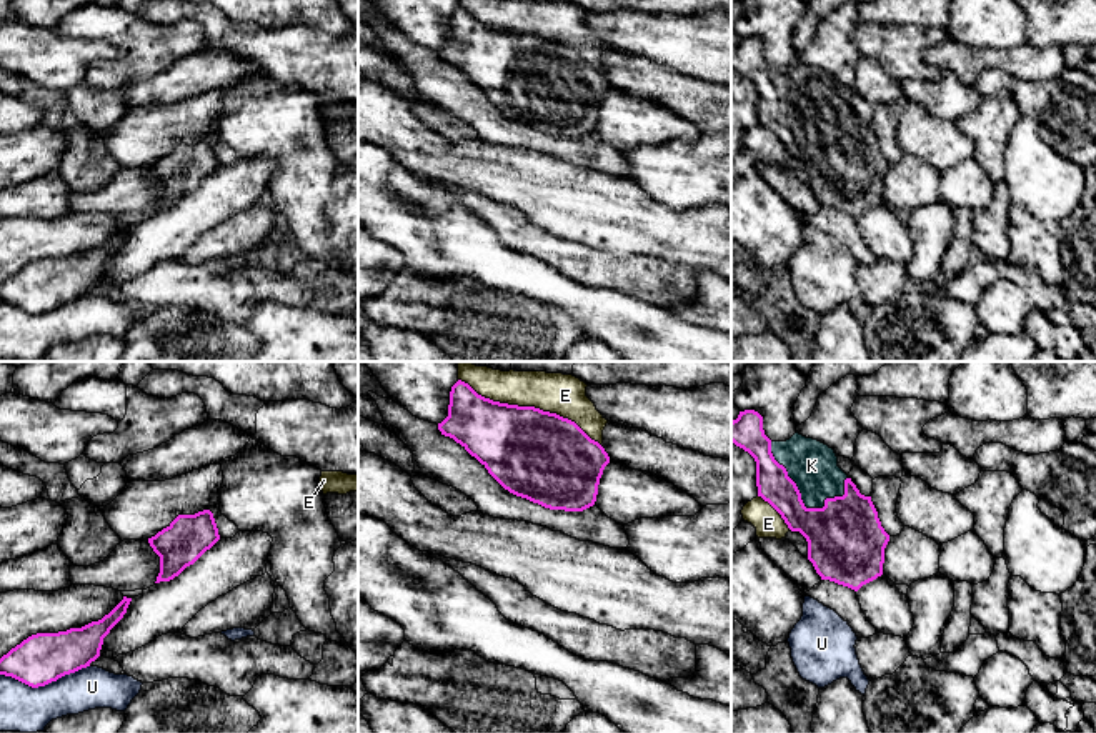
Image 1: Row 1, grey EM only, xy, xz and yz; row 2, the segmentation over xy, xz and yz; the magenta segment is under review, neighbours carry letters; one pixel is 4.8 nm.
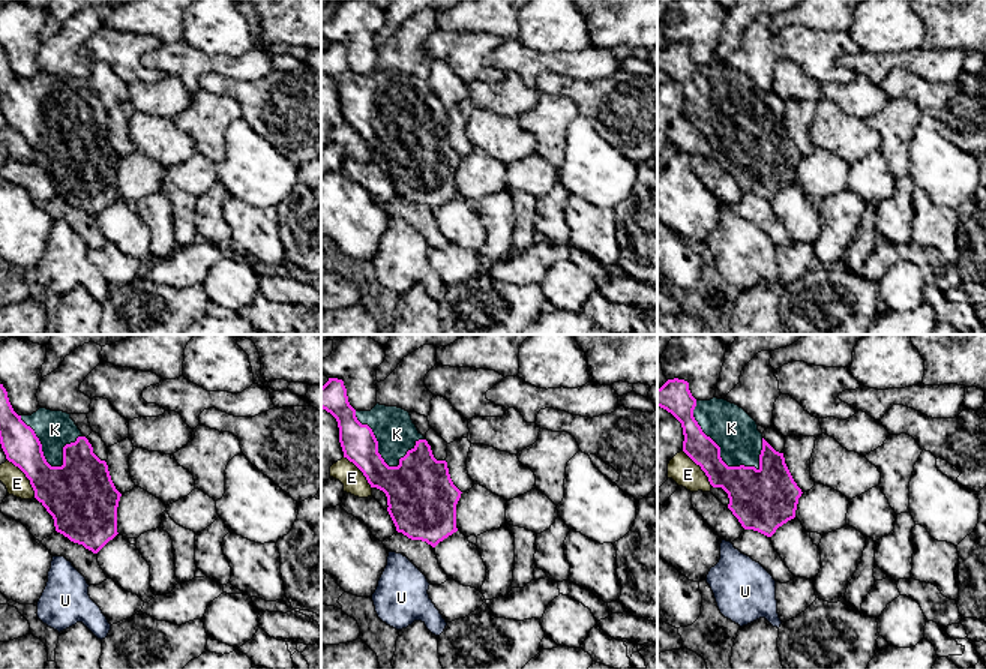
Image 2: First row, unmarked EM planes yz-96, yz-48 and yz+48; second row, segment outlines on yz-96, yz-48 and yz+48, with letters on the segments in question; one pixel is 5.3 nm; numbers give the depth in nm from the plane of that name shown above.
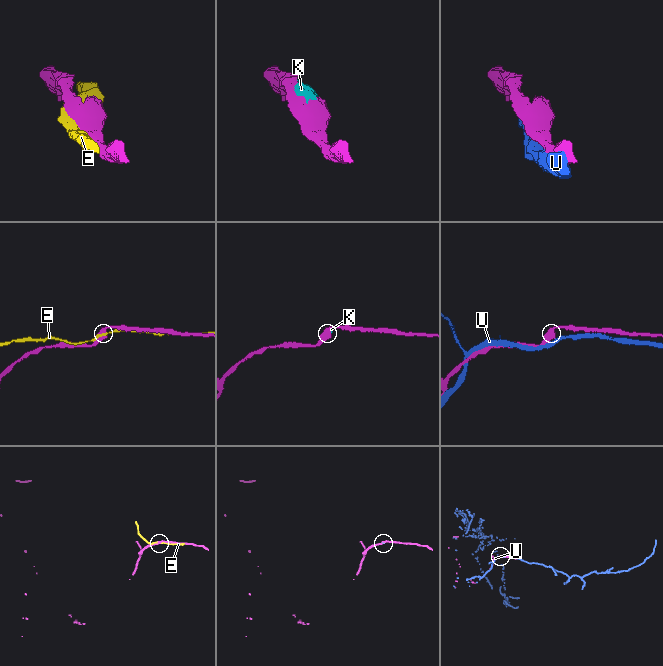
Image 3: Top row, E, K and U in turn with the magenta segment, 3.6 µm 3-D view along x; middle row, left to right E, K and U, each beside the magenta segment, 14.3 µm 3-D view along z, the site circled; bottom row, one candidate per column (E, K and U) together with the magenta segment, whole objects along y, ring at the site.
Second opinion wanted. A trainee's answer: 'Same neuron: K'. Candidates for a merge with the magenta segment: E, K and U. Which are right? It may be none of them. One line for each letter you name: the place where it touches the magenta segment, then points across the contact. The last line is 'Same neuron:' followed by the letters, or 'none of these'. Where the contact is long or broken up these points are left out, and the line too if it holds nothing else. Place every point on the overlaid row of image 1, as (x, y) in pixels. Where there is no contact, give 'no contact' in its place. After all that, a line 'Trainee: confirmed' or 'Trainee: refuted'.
K: meets magenta in yz at (800, 495)
Same neuron: K
Trainee: confirmed

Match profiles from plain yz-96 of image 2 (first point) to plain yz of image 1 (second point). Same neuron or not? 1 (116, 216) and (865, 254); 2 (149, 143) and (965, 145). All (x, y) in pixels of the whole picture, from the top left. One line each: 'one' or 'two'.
1: two
2: one

